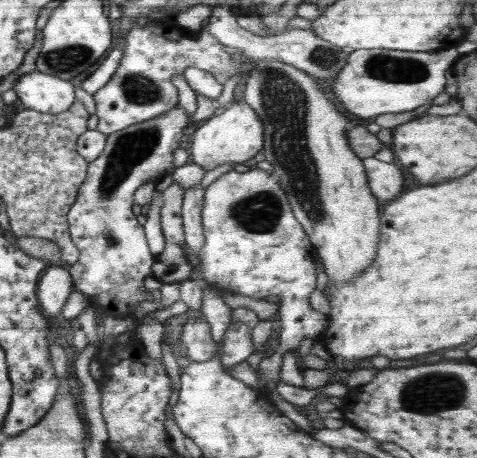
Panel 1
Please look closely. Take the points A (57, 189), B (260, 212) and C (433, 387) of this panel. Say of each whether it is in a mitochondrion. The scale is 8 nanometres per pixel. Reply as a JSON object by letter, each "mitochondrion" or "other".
{"A":"other","B":"mitochondrion","C":"mitochondrion"}

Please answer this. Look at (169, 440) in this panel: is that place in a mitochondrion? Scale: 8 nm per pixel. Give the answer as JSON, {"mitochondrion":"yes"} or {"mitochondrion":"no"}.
{"mitochondrion":"no"}

